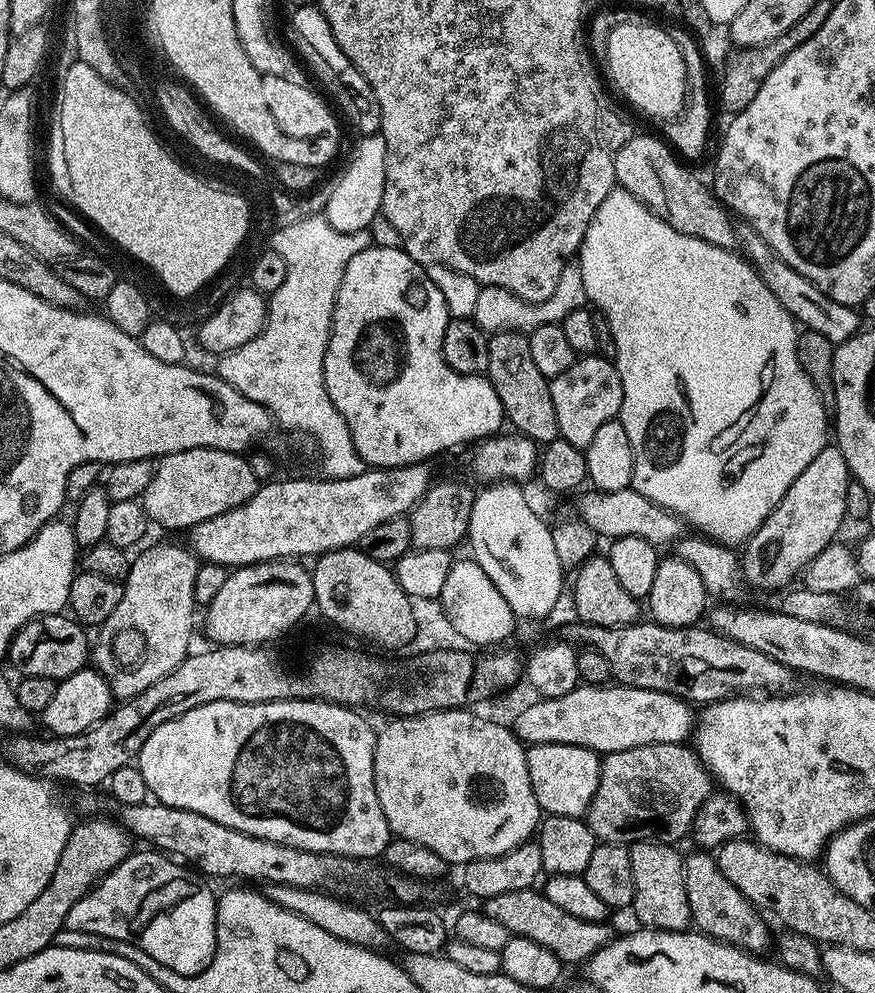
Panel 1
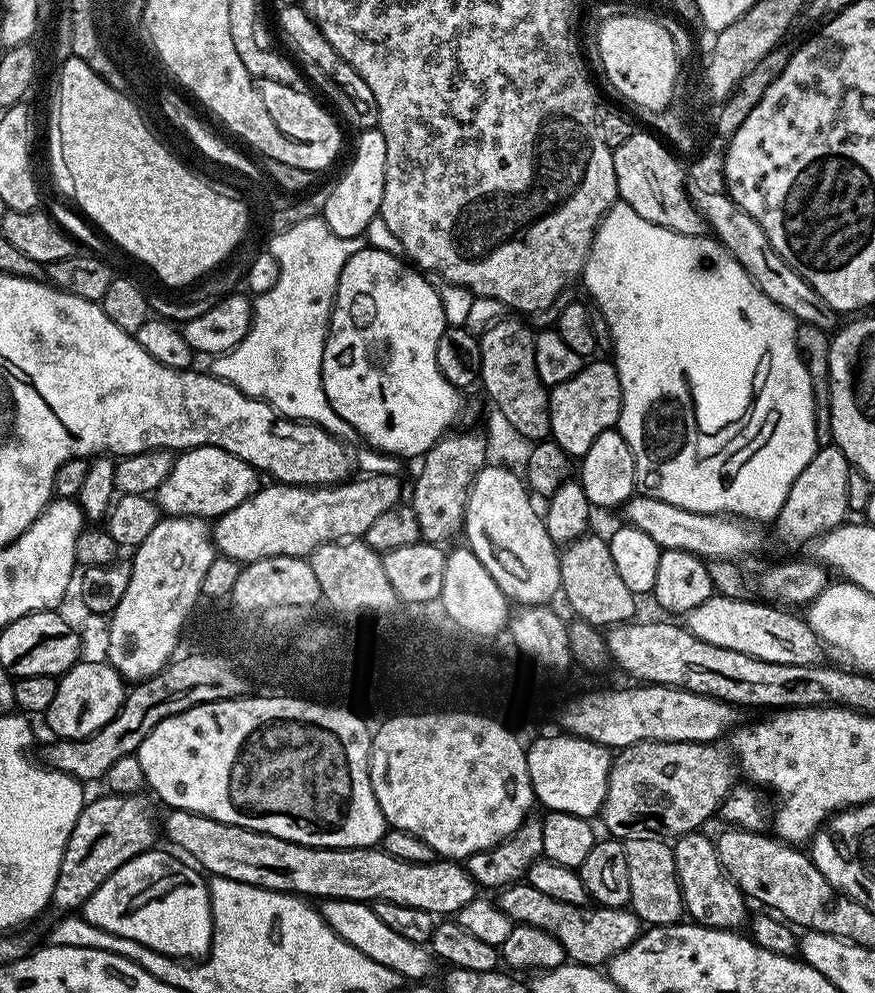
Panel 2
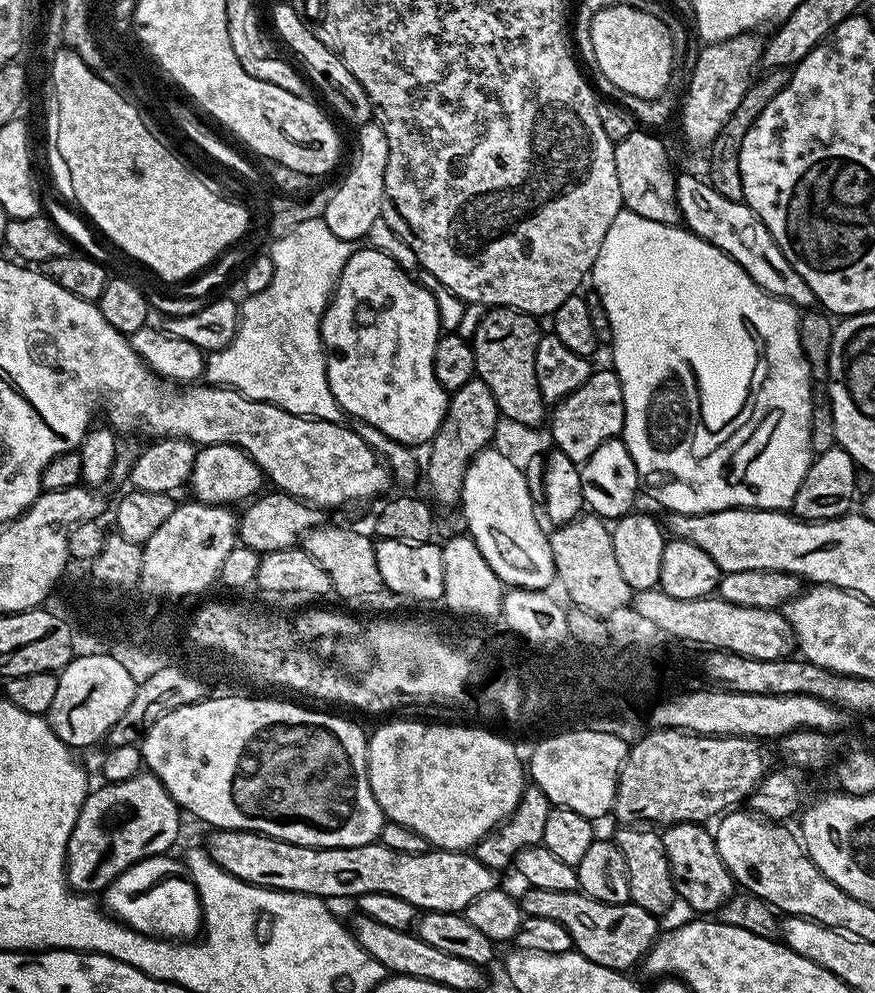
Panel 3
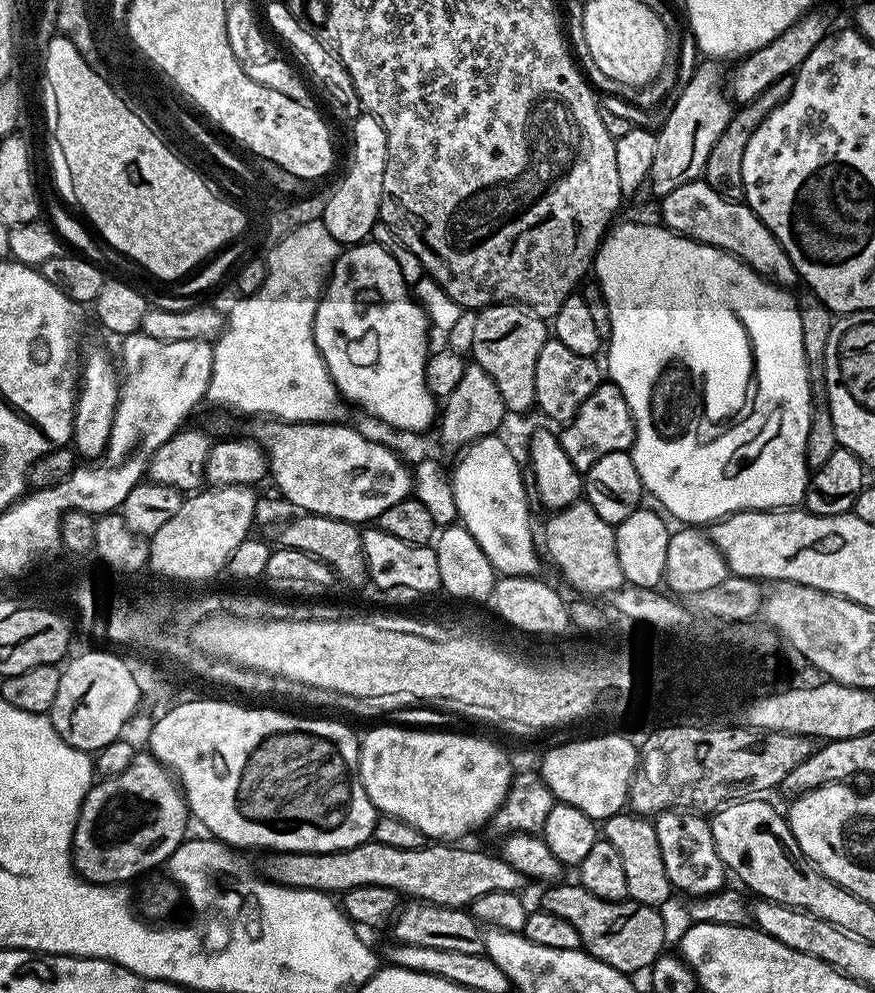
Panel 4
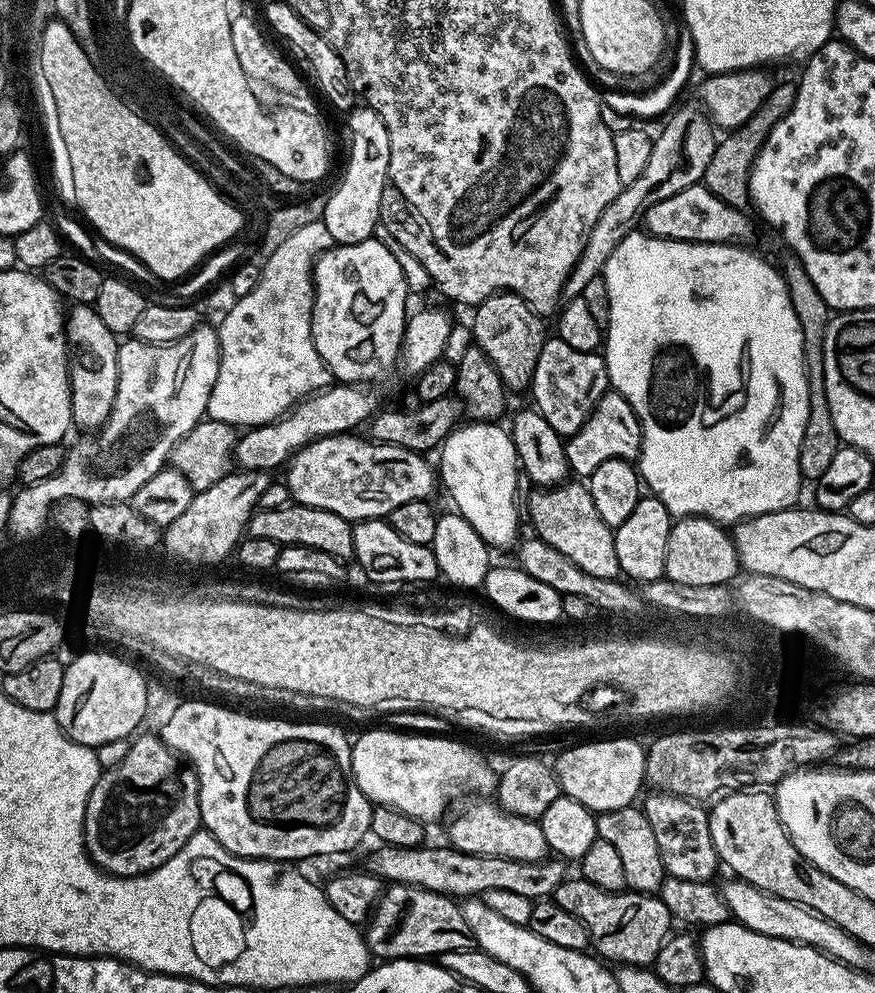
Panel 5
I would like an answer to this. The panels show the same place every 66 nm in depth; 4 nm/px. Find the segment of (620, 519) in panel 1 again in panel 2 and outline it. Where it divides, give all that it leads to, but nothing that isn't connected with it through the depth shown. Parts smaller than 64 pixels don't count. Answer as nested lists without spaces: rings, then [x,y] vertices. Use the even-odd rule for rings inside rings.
[[[651,494],[633,495],[622,506],[625,520],[631,527],[645,531],[662,550],[678,549],[694,553],[703,560],[740,560],[762,544],[761,534],[753,525],[717,513],[692,512],[673,503],[662,502]]]

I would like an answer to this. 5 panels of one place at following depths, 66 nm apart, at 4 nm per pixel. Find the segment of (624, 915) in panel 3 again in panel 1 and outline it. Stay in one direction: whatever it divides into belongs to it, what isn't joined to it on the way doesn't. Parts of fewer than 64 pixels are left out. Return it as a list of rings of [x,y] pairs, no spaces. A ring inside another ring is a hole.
[[[536,888],[498,894],[498,898],[483,901],[482,911],[490,918],[502,922],[502,926],[506,926],[511,935],[531,938],[533,942],[538,942],[538,946],[546,946],[565,966],[583,965],[610,939],[607,923],[586,922],[574,914],[566,914],[566,910],[554,906],[554,902],[550,902],[550,898],[546,898],[543,891]]]

